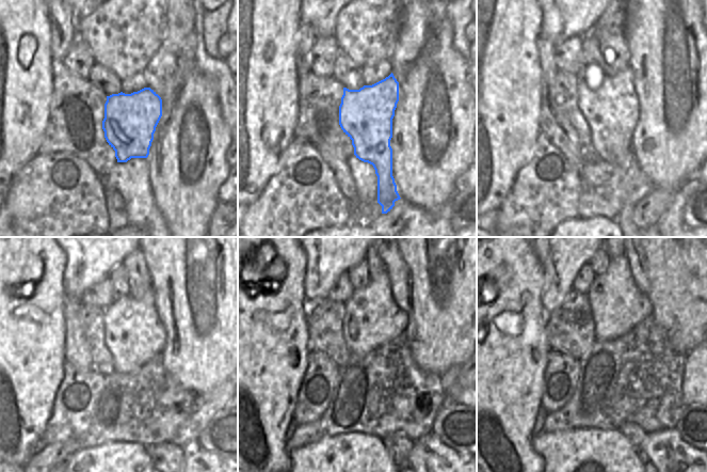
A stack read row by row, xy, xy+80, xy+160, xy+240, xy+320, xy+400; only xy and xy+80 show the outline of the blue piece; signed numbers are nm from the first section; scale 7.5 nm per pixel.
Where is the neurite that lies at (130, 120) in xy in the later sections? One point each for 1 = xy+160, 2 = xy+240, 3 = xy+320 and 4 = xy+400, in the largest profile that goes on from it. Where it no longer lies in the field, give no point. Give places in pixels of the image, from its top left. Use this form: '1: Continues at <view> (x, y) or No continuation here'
1: Continues at xy+160 (611, 111)
2: Continues at xy+240 (133, 334)
3: Continues at xy+320 (372, 318)
4: Continues at xy+400 (616, 304)

